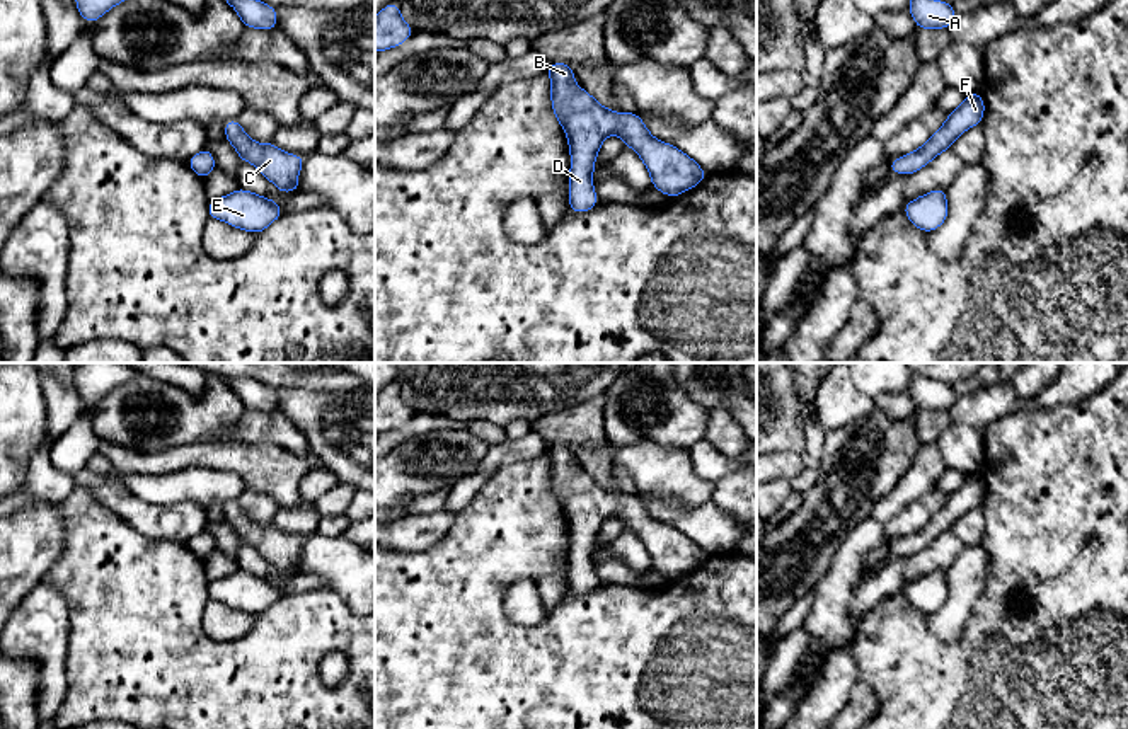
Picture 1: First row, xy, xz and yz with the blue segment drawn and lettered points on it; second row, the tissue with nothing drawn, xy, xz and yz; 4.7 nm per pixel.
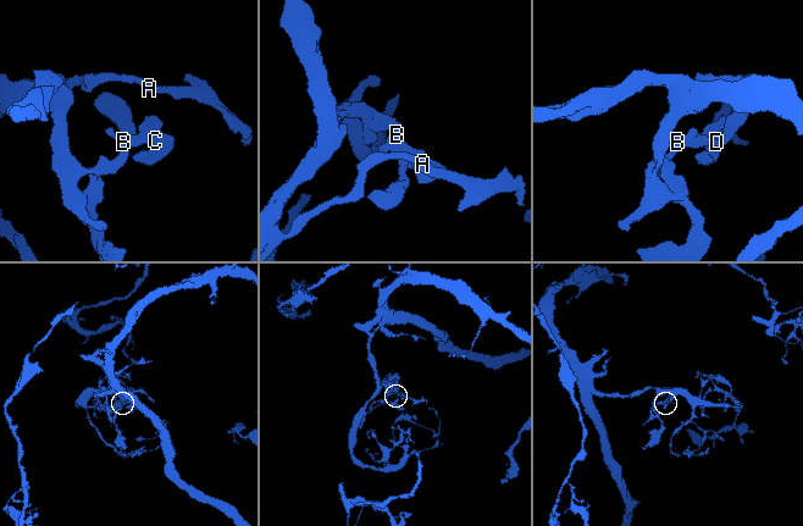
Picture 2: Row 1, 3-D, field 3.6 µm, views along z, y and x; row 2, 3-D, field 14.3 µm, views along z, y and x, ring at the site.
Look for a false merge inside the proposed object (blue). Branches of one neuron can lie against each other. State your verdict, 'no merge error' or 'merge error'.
no merge error

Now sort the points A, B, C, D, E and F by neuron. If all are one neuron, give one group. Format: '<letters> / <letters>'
A B C D E F

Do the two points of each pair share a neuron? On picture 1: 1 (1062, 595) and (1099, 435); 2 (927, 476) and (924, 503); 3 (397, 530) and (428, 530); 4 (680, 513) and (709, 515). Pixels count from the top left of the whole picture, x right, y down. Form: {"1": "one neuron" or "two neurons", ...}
{"1": "one neuron", "2": "two neurons", "3": "one neuron", "4": "one neuron"}

